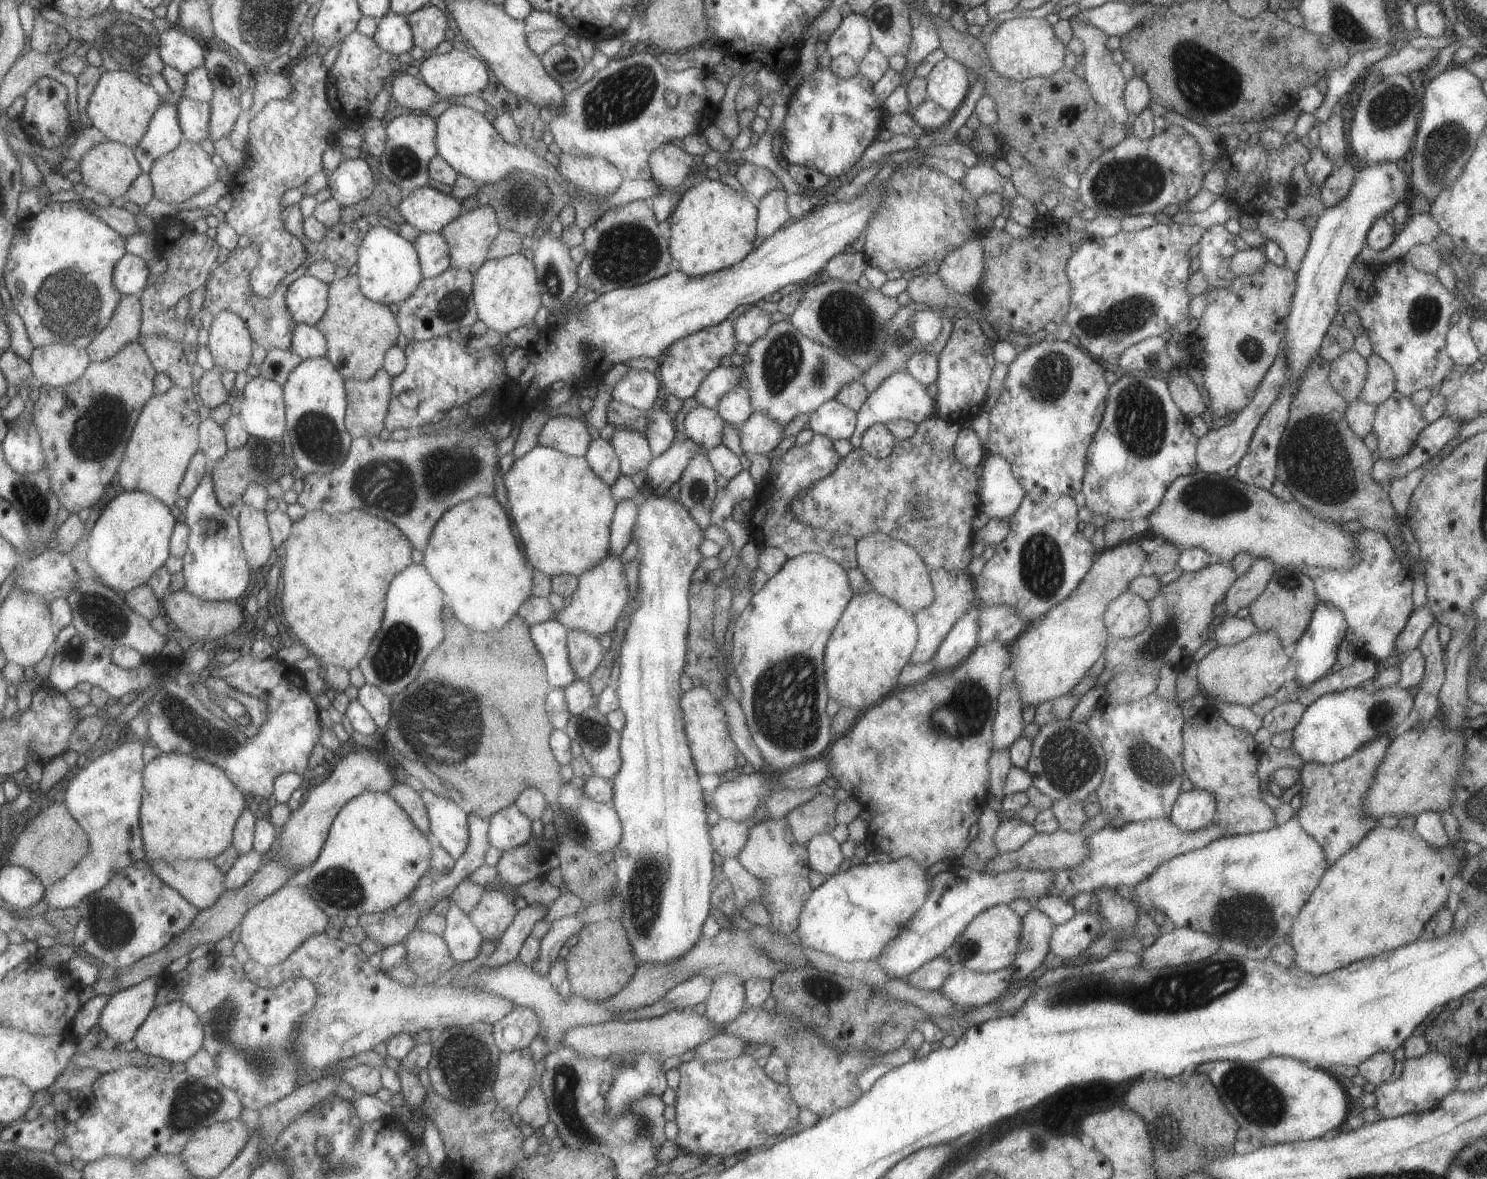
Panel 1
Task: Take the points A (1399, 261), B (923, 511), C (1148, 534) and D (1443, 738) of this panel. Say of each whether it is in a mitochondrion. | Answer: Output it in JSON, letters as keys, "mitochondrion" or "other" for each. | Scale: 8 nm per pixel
{"A":"other","B":"mitochondrion","C":"other","D":"other"}

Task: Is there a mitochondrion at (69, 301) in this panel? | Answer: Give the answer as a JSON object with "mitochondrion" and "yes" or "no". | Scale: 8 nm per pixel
{"mitochondrion":"yes"}

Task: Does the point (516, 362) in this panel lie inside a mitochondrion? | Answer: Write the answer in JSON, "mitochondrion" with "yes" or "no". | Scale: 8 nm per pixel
{"mitochondrion":"no"}

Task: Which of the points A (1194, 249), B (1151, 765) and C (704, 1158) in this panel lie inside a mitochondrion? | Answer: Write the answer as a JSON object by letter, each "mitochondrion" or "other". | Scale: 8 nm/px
{"A":"other","B":"mitochondrion","C":"other"}

